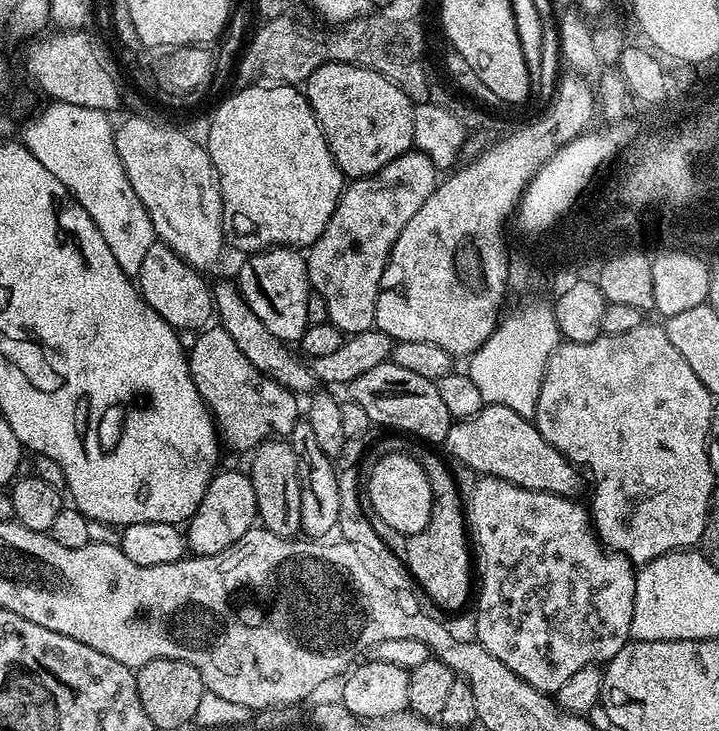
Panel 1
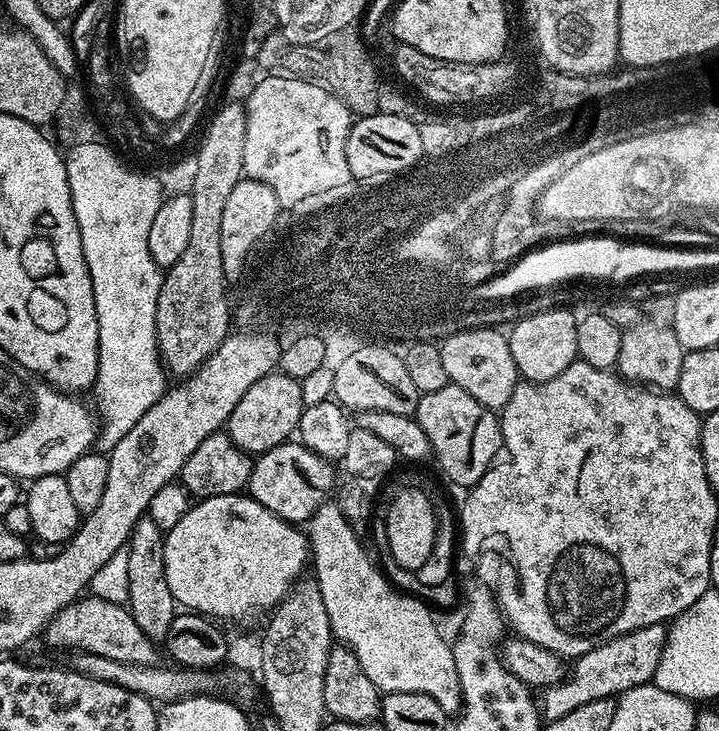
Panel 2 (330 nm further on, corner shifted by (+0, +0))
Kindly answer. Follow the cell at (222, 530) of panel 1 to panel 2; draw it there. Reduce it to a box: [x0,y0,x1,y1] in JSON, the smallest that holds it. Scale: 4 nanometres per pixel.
[246,442,332,526]

